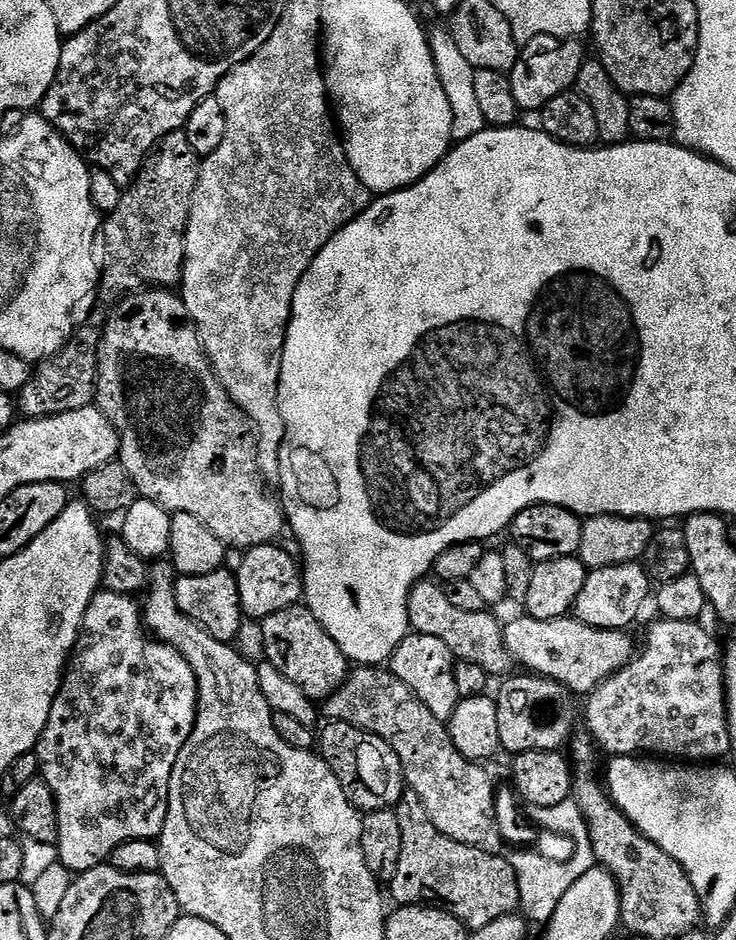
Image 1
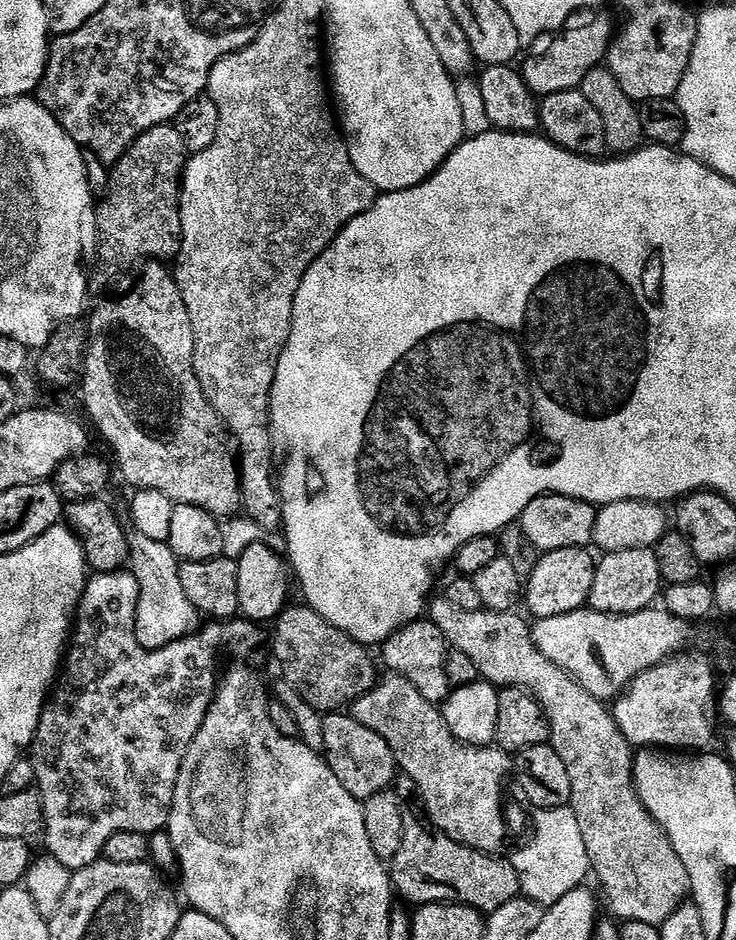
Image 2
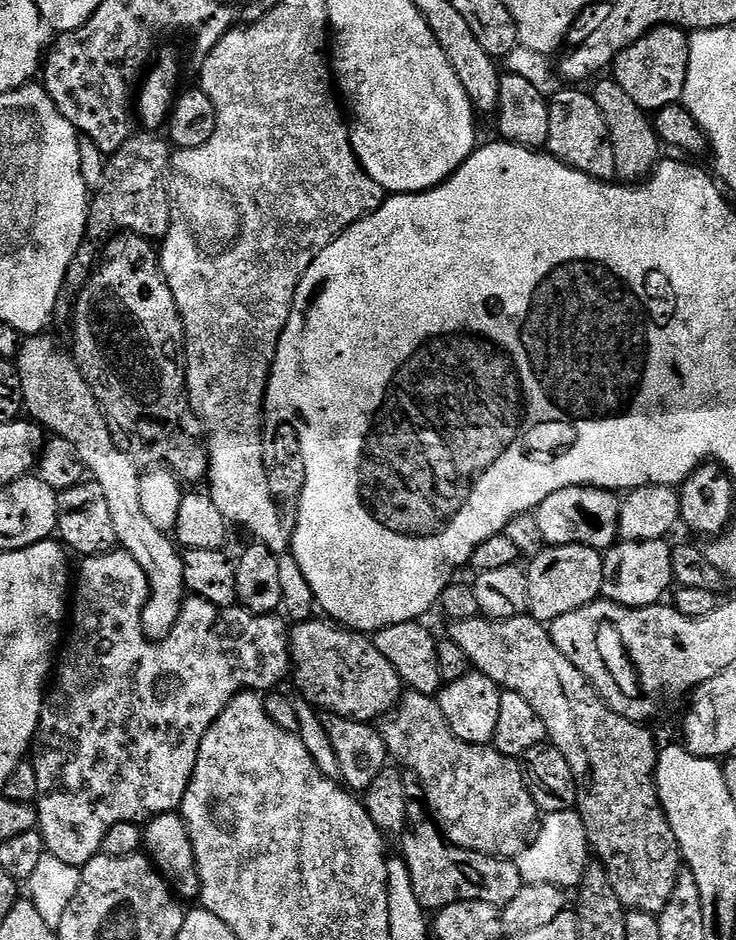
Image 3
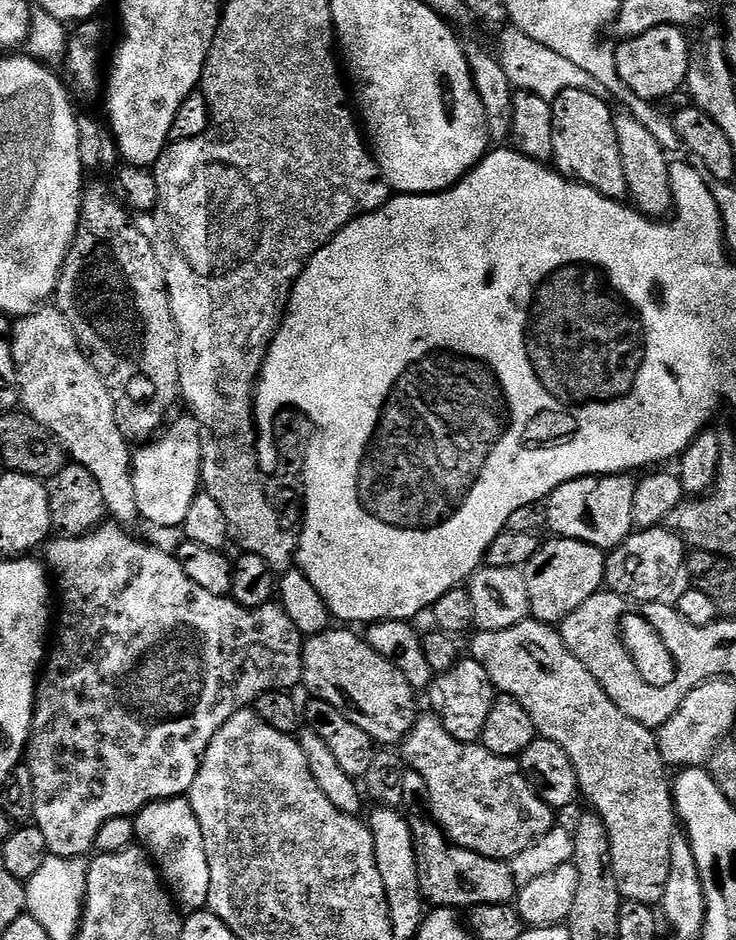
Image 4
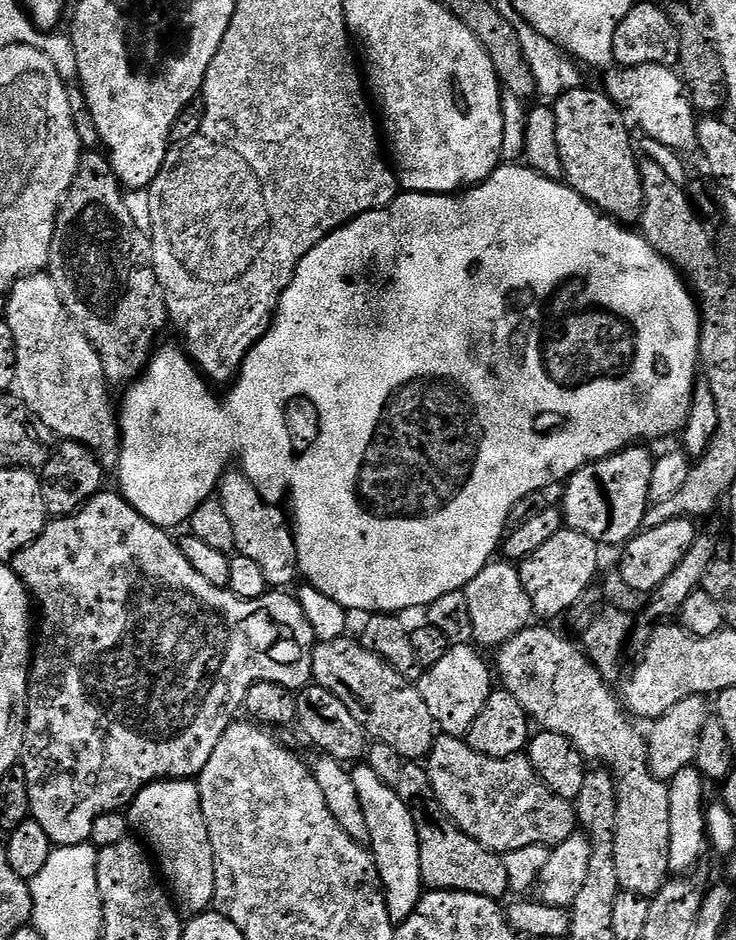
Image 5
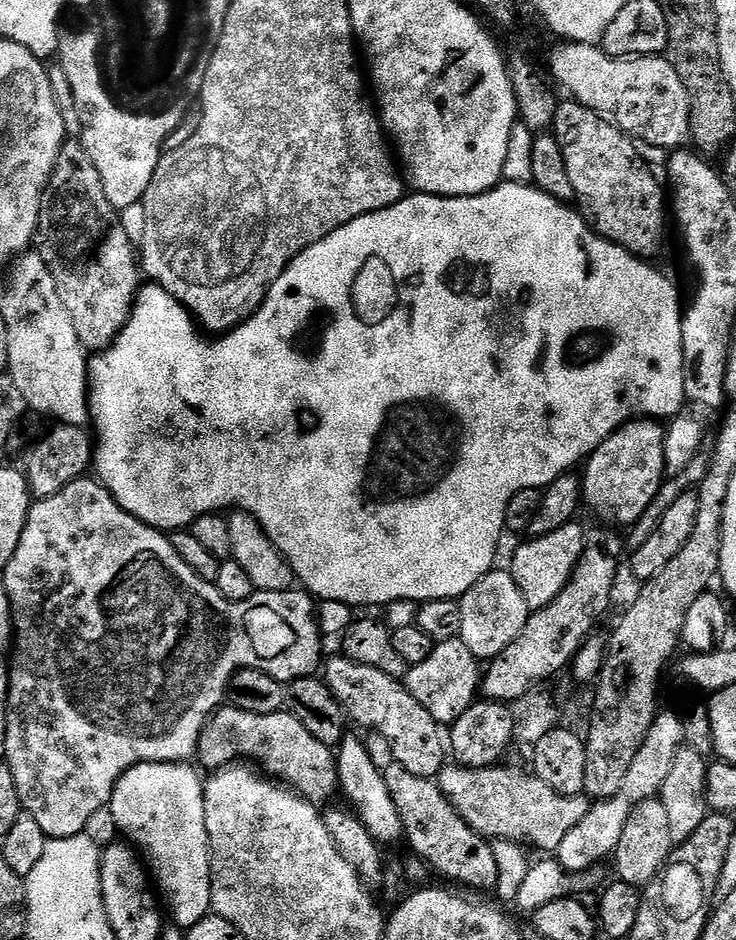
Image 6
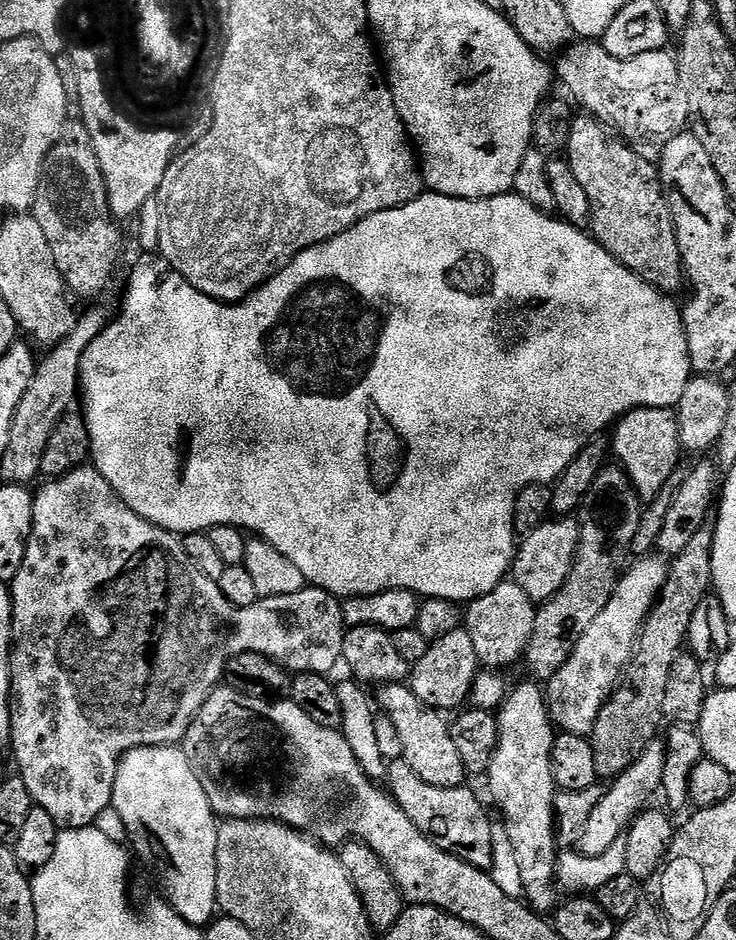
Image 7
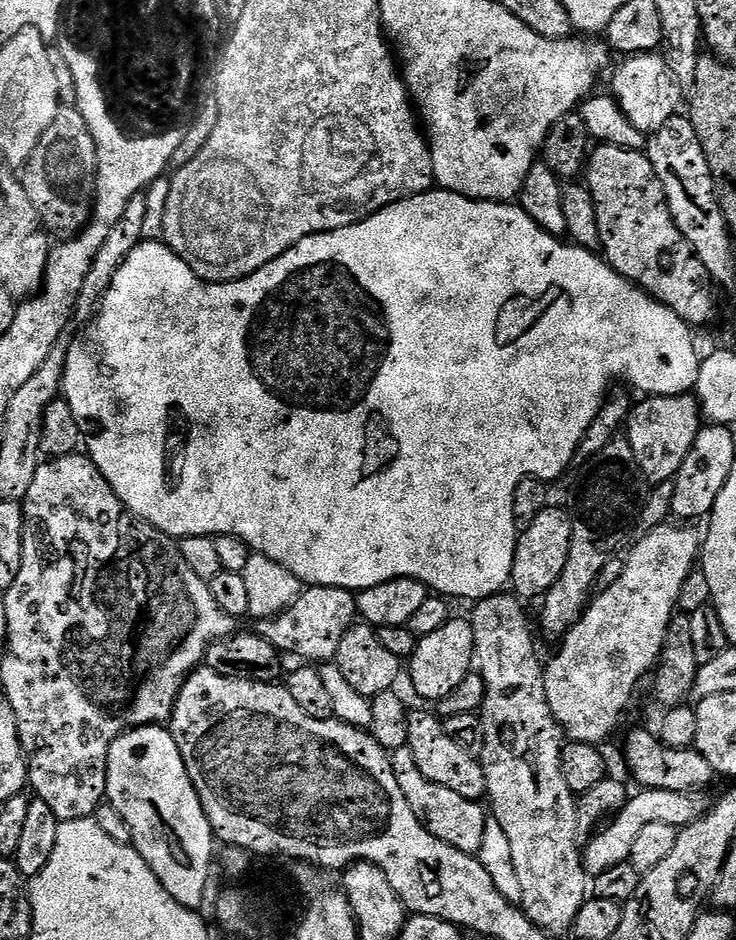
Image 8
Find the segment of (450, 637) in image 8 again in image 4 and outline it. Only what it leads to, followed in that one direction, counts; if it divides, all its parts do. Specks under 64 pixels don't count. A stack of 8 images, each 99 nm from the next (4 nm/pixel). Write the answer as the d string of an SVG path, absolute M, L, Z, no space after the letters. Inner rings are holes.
M462 658L450 670L439 673L426 689L428 700L432 703L431 711L446 726L446 730L458 742L475 744L480 740L480 731L490 718L492 704L498 695L496 687L490 682L490 674L478 666L471 658Z

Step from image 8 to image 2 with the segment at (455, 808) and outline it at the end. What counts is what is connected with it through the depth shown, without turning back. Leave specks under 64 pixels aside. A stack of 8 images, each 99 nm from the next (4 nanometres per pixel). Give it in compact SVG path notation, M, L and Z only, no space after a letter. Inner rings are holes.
M410 802L402 803L402 847L399 848L398 854L390 862L390 875L392 877L392 887L395 895L400 896L404 900L409 900L412 906L419 906L421 904L465 904L470 906L474 910L478 910L482 914L491 914L494 910L498 910L502 906L506 906L506 902L517 899L521 895L520 883L518 882L518 874L514 870L511 859L504 858L499 860L501 857L496 854L489 854L486 852L479 852L473 848L467 848L464 844L454 842L446 834L442 834L436 828L432 827L431 823L426 819L426 813L423 807L410 804Z

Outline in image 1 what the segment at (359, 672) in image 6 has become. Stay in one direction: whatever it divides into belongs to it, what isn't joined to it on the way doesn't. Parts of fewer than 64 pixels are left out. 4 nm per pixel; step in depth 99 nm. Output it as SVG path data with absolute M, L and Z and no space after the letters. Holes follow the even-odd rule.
M297 606L278 610L278 614L270 614L259 621L260 636L264 639L264 657L267 663L278 666L294 686L302 689L311 700L323 702L333 696L348 681L350 662L338 650L338 642L326 634L326 630L314 618L314 614L306 606Z

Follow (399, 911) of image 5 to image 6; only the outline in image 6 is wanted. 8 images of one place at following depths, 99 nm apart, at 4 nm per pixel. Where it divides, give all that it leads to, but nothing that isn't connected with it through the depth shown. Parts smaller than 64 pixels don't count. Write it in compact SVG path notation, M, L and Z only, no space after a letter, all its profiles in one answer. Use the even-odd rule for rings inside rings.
M355 734L345 736L336 752L336 769L340 778L342 794L348 798L351 811L370 830L370 834L381 846L389 846L396 839L404 836L402 818L398 816L398 806L394 806L394 798L390 798L390 790L386 790L384 773L378 766L374 766L373 759L366 750L364 740Z

